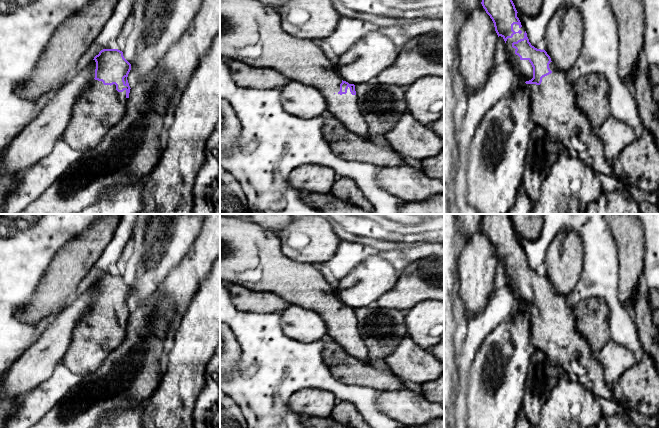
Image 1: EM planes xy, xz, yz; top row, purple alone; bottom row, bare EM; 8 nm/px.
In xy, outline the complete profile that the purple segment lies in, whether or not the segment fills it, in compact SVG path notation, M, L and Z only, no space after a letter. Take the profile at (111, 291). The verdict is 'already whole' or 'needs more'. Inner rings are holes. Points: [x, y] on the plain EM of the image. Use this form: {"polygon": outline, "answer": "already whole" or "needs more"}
{"polygon": "M103 273L93 284L96 293L91 312L81 318L76 326L71 345L61 361L70 372L82 376L96 371L108 354L122 343L131 313L127 304L131 288L124 282L122 275Z", "answer": "needs more"}

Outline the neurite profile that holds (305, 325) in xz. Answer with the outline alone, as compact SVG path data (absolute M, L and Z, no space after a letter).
M288 304L281 312L281 327L286 336L300 342L322 341L327 325L313 310Z

